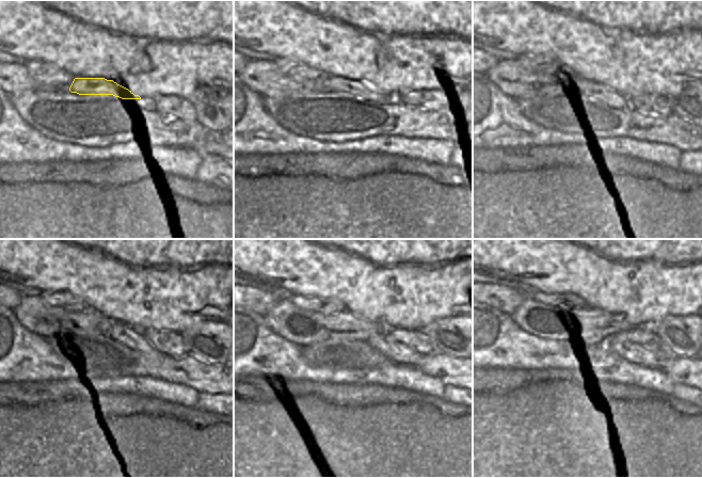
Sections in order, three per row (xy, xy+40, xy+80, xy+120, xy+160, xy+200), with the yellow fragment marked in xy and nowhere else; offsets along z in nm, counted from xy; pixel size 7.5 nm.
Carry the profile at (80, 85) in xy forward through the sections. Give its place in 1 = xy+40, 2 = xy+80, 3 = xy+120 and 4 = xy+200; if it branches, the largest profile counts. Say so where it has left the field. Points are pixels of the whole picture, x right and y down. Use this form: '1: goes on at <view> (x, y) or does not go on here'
1: goes on at xy+40 (325, 83)
2: goes on at xy+80 (599, 92)
3: goes on at xy+120 (120, 332)
4: goes on at xy+200 (636, 353)

